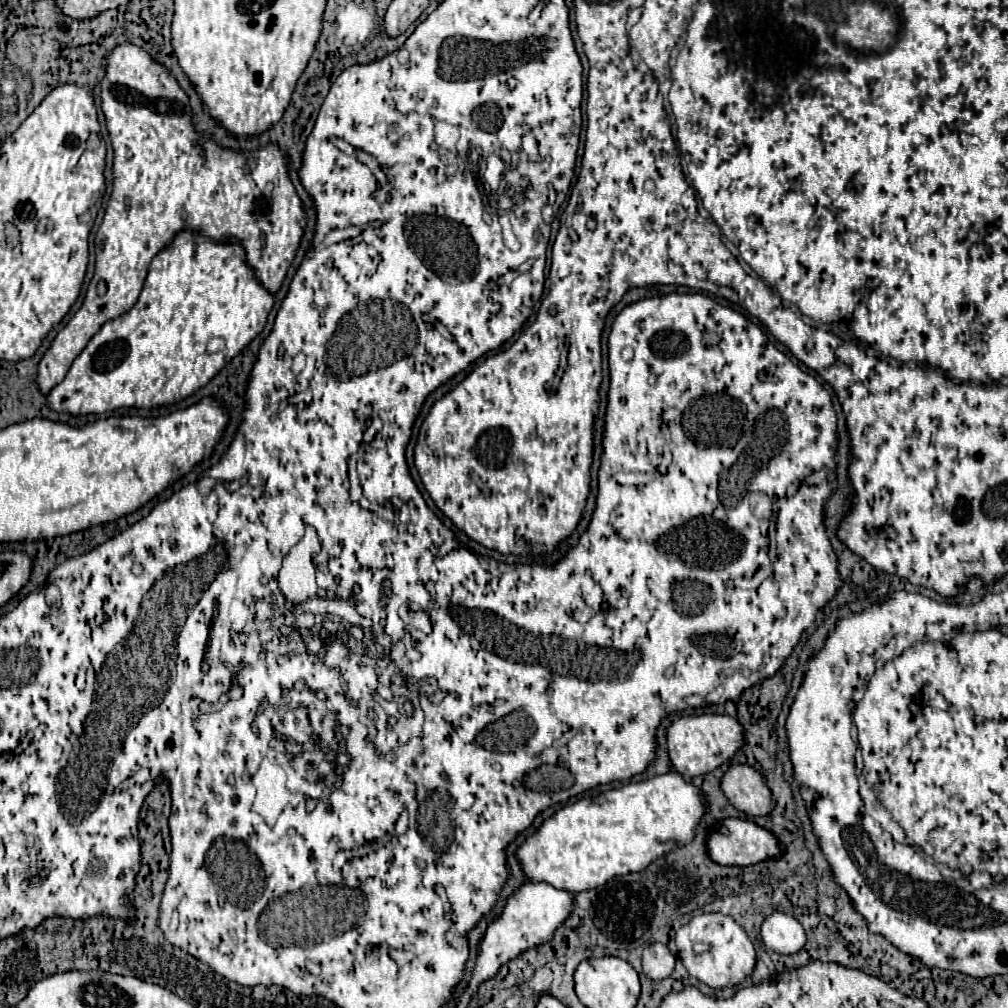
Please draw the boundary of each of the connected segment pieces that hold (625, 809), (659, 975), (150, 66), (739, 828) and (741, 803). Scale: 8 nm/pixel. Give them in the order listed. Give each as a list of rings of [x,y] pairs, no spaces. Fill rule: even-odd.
[[[668,772],[602,792],[602,802],[582,798],[564,806],[518,848],[518,858],[528,880],[582,892],[616,876],[642,872],[662,854],[692,842],[704,812],[706,794],[682,774]]]
[[[656,942],[644,948],[642,968],[644,968],[644,974],[654,982],[668,978],[674,972],[674,962],[676,958],[670,954],[670,950],[664,944]]]
[[[124,42],[114,46],[114,50],[106,56],[104,78],[100,80],[100,100],[114,150],[114,188],[104,220],[96,232],[96,270],[86,290],[82,308],[58,332],[50,350],[40,360],[36,382],[42,394],[48,394],[64,380],[74,358],[86,348],[90,338],[102,328],[104,322],[126,314],[136,304],[150,260],[172,242],[178,230],[200,230],[202,234],[216,240],[224,240],[228,236],[240,238],[248,254],[248,264],[256,268],[258,280],[270,292],[276,292],[296,256],[296,250],[300,248],[300,240],[308,222],[302,200],[296,194],[288,174],[288,156],[280,150],[280,146],[268,142],[266,154],[262,154],[260,162],[248,162],[242,152],[224,148],[210,140],[208,134],[200,134],[192,124],[188,94],[180,88],[172,72],[150,58],[150,54],[140,46]]]
[[[728,818],[720,824],[720,828],[716,832],[710,834],[708,842],[708,854],[714,862],[724,864],[724,866],[752,866],[758,862],[764,862],[768,858],[778,860],[782,856],[780,850],[780,842],[776,838],[776,834],[772,834],[770,830],[758,826],[756,822],[748,822],[748,820],[738,820],[738,818]]]
[[[746,764],[732,766],[722,776],[722,792],[748,816],[766,816],[774,808],[774,798],[762,772]]]

